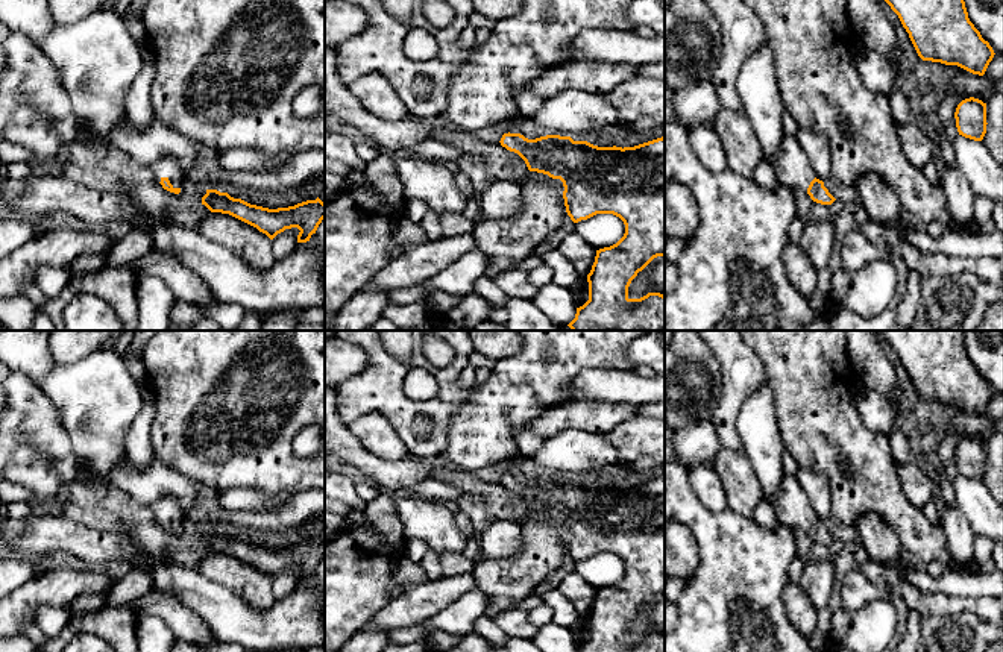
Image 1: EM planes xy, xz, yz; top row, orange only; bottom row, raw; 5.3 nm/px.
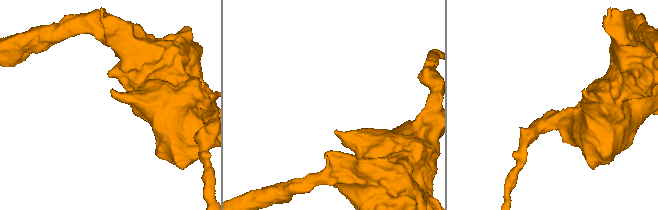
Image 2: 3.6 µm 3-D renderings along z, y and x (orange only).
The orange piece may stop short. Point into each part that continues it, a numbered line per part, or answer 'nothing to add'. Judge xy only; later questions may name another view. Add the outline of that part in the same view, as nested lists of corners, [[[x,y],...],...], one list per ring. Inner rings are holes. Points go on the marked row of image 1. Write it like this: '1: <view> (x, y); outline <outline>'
1: xy (167, 167); outline [[[162,158],[149,167],[155,174],[156,180],[161,182],[162,177],[167,177],[173,188],[181,188],[185,180],[185,174],[173,158]]]

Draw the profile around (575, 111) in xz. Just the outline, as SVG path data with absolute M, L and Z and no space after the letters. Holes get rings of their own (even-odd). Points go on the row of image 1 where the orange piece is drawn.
M568 89L545 99L531 118L546 135L560 136L586 135L622 120L604 94L583 89Z

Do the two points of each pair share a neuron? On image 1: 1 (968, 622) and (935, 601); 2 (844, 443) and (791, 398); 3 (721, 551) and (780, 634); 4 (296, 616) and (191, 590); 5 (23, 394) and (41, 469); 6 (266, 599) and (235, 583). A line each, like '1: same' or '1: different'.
1: different
2: same
3: same
4: same
5: same
6: same

